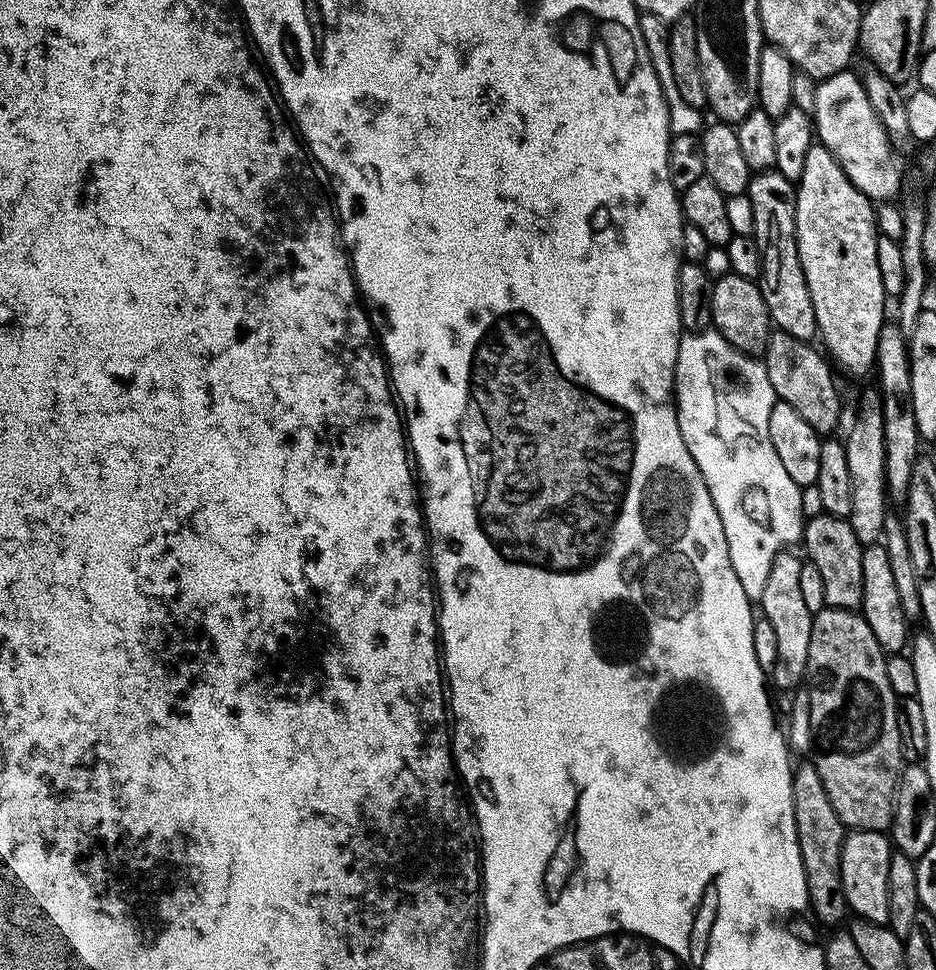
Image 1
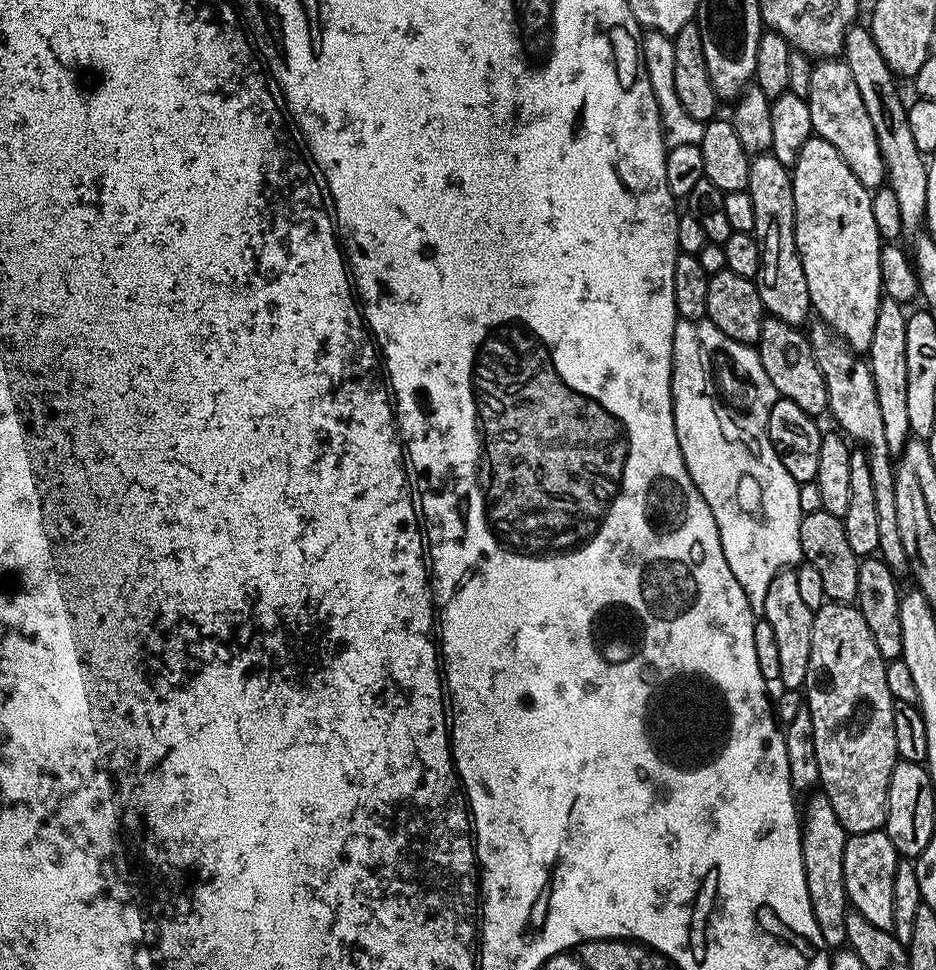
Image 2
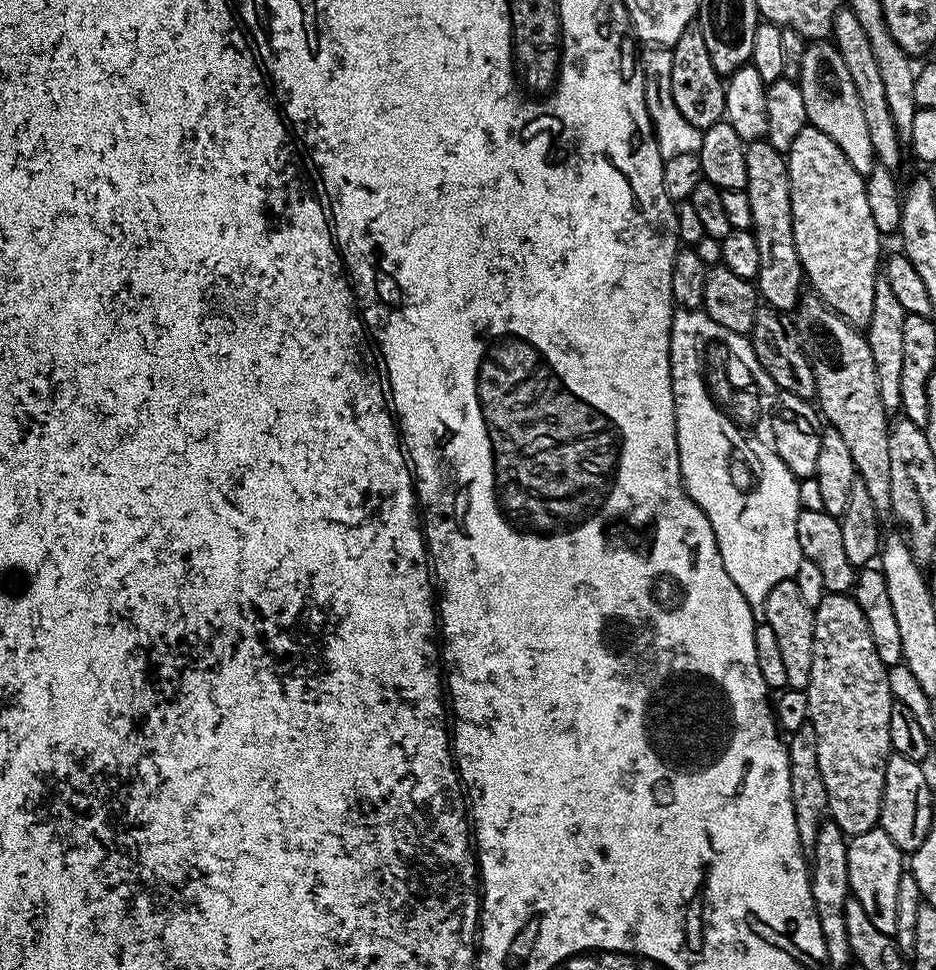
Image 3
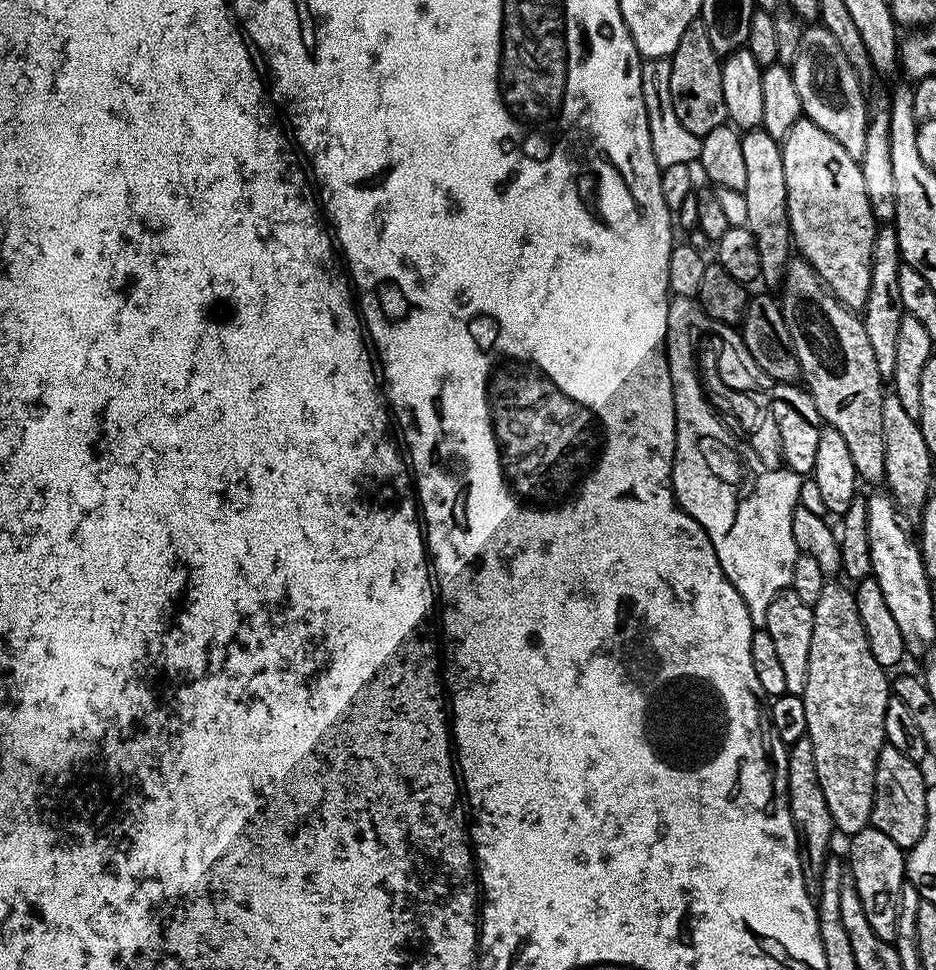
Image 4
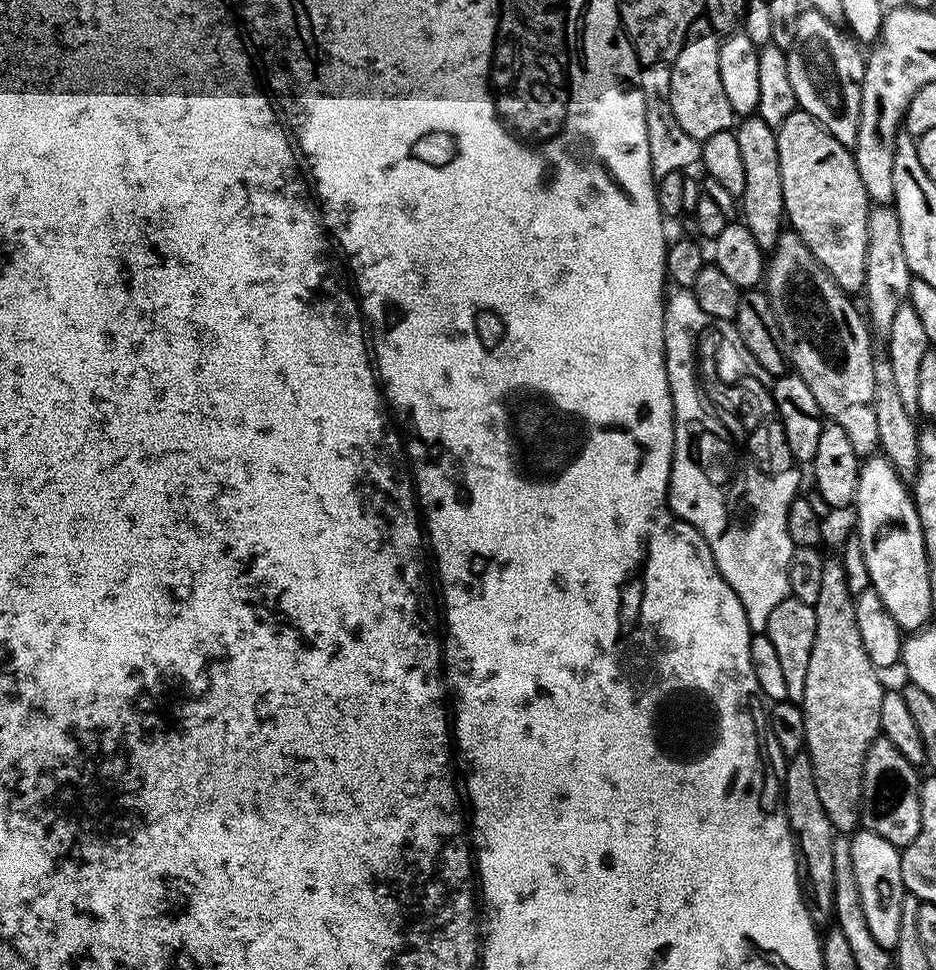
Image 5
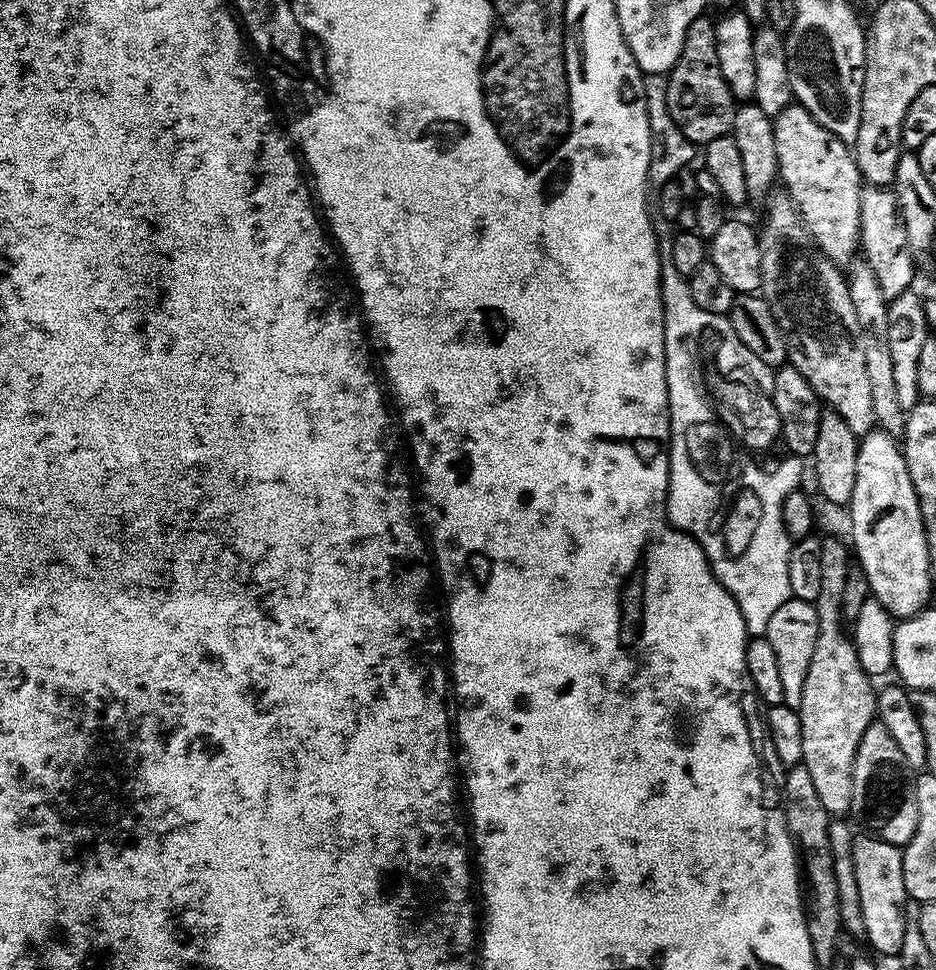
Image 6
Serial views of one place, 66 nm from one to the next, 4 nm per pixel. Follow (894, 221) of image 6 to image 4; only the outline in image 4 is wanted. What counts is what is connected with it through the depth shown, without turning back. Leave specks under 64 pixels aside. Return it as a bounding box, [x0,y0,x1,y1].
[862,227,906,378]

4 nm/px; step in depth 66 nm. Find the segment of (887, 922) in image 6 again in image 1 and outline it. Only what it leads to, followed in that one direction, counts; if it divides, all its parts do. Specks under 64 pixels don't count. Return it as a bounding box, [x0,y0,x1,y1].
[842,828,894,924]

